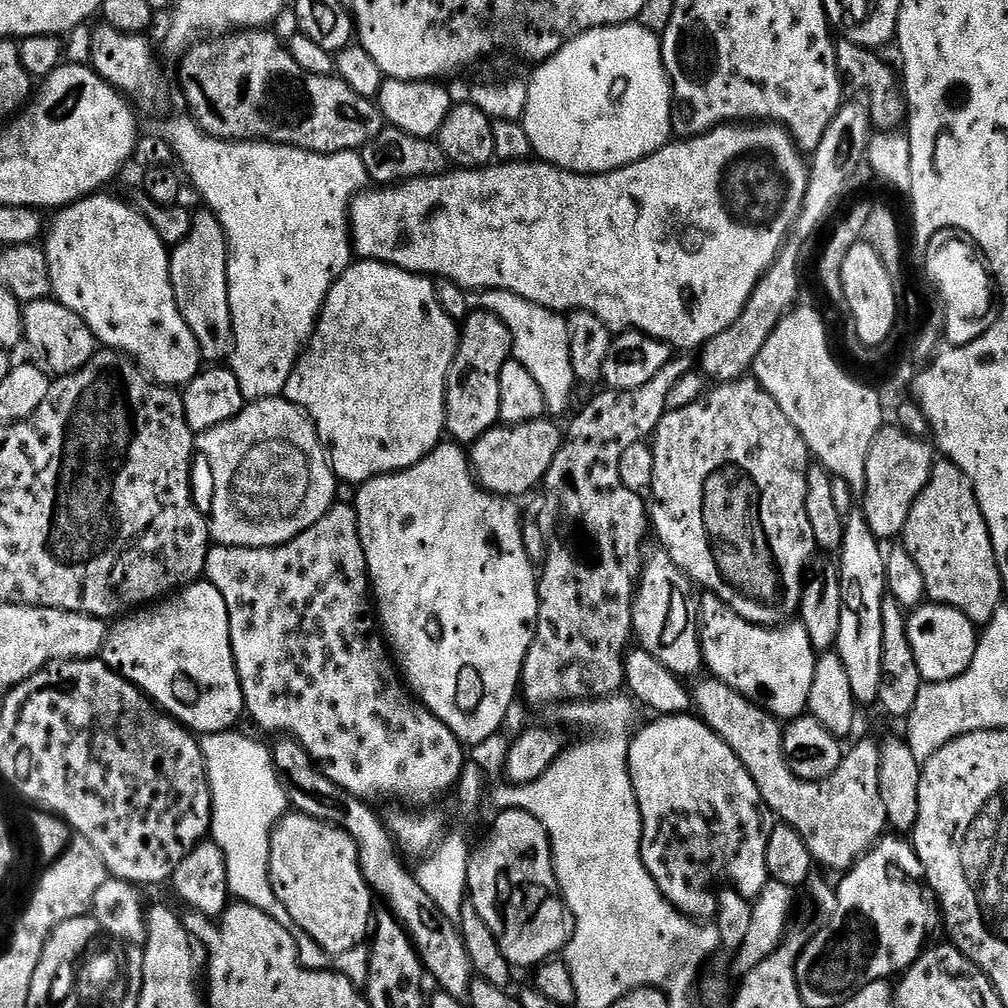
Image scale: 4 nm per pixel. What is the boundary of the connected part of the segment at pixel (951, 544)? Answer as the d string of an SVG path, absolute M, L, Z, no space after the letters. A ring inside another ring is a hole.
M940 458L914 506L902 533L902 547L918 562L926 581L927 599L962 610L966 618L983 626L994 618L994 610L1005 599L1006 586L1000 577L990 530L978 506L974 486L954 461Z

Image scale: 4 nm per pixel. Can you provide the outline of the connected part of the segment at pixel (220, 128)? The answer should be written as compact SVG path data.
M233 30L219 38L197 42L184 53L179 64L180 88L188 103L187 111L198 127L216 140L267 140L269 144L285 144L307 152L355 152L368 145L386 126L375 99L354 94L335 74L319 76L302 70L288 52L285 41L272 30Z

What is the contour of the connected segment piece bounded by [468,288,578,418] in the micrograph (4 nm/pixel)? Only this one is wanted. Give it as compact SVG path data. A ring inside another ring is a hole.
M472 290L468 292L469 309L492 312L506 326L512 335L512 356L526 366L526 370L538 382L542 398L546 398L548 412L559 418L572 404L572 391L578 388L574 366L570 362L570 334L568 321L559 312L546 306L538 306L526 298L506 290Z

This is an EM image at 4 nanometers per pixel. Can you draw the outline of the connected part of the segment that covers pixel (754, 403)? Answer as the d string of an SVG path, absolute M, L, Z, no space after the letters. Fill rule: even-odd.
M741 378L720 382L713 392L705 394L701 400L693 404L684 404L681 408L673 407L665 412L651 437L652 453L654 454L654 486L650 497L650 528L660 539L659 547L686 573L693 584L704 592L713 592L722 602L734 610L746 622L763 624L765 628L775 628L789 623L799 613L800 599L804 593L806 573L817 555L818 549L814 542L814 530L810 530L810 518L806 518L806 478L810 467L810 453L802 434L782 414L776 399L758 383L755 378Z

